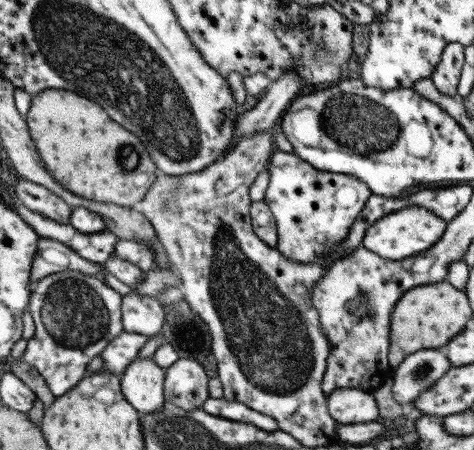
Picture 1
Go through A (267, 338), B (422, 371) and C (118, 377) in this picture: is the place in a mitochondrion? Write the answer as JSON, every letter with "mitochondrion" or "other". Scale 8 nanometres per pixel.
{"A":"mitochondrion","B":"mitochondrion","C":"other"}

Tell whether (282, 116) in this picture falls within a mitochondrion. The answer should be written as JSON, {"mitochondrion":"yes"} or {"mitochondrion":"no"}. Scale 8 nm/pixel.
{"mitochondrion":"no"}

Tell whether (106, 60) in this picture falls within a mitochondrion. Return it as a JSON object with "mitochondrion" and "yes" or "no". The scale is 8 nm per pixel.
{"mitochondrion":"yes"}

